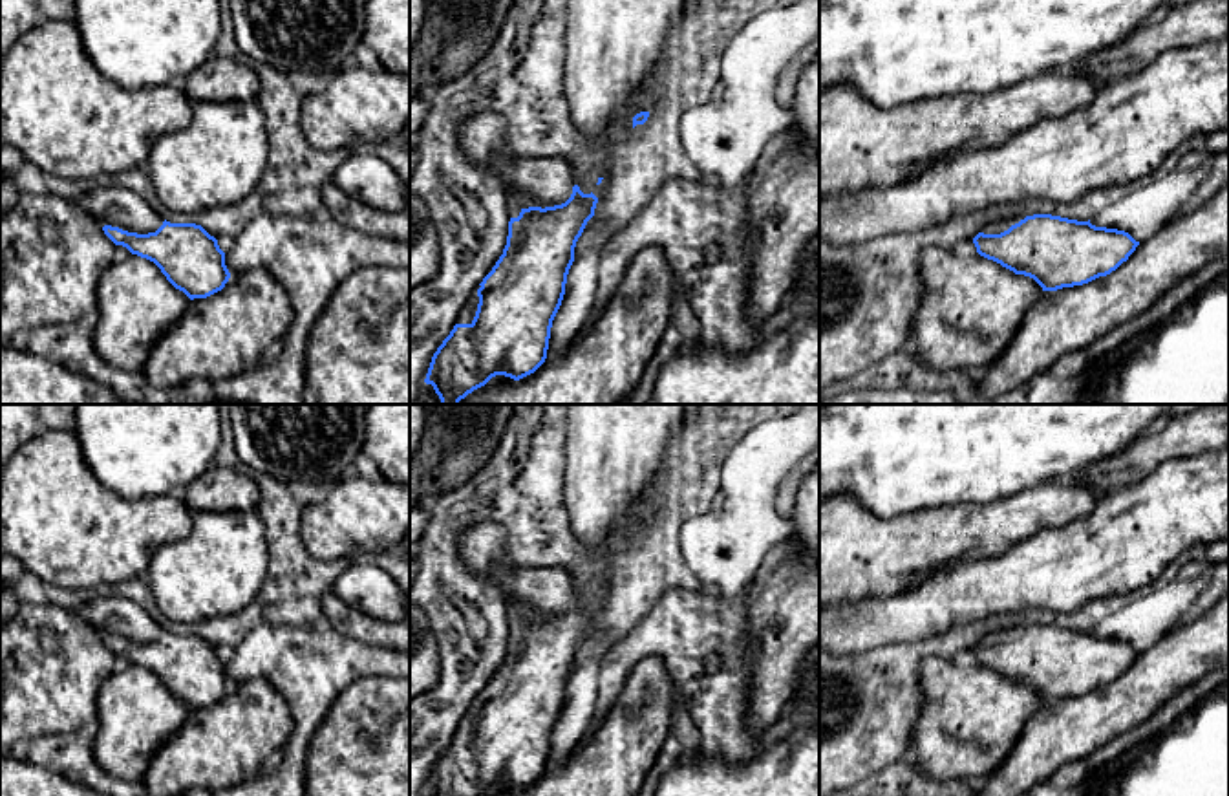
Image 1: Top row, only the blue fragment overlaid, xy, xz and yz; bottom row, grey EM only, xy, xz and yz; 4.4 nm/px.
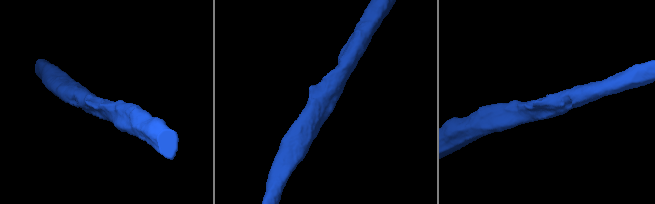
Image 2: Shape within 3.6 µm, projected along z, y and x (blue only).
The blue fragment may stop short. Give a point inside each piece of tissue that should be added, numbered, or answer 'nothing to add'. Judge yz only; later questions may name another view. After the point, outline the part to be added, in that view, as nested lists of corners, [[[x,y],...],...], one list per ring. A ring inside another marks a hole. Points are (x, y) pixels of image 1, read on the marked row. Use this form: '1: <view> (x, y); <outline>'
1: yz (995, 227); [[[1015,216],[1015,218],[1010,218],[1010,220],[991,221],[982,229],[982,232],[984,234],[1000,234],[1000,232],[1008,231],[1011,225],[1019,223],[1021,220],[1024,220],[1024,218]]]

